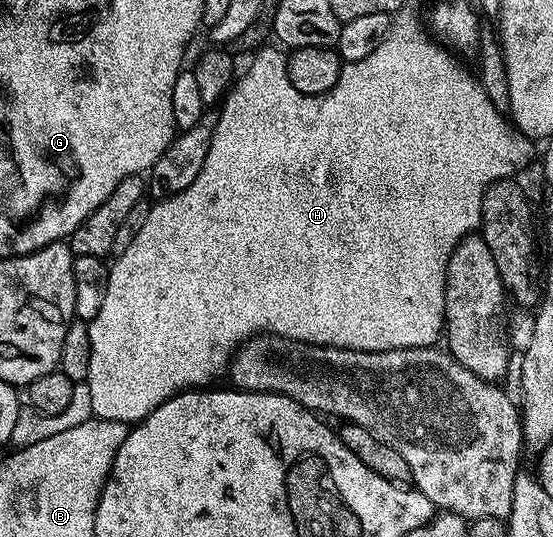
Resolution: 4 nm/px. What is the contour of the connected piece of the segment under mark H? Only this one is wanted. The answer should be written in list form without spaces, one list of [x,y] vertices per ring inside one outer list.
[[[396,22],[392,26],[391,34],[388,35],[387,40],[381,45],[377,45],[377,49],[373,49],[373,53],[369,53],[369,57],[361,57],[361,61],[346,64],[341,77],[337,81],[337,85],[333,90],[324,95],[306,95],[305,93],[301,93],[301,89],[297,89],[297,85],[293,85],[293,81],[289,77],[289,69],[287,68],[288,56],[286,54],[282,55],[278,51],[278,49],[280,50],[278,46],[275,46],[275,48],[271,47],[272,45],[267,45],[254,52],[253,58],[255,60],[248,65],[247,72],[244,75],[242,72],[241,78],[234,84],[233,90],[228,96],[227,101],[229,103],[221,115],[219,125],[217,123],[214,128],[209,147],[209,157],[205,157],[205,165],[201,165],[201,173],[197,173],[197,181],[193,181],[193,185],[189,185],[189,189],[185,189],[181,193],[160,198],[160,203],[152,209],[147,220],[140,227],[139,232],[128,241],[127,248],[120,253],[119,260],[116,261],[113,271],[110,270],[103,304],[93,321],[93,326],[90,328],[91,356],[85,388],[91,394],[90,414],[94,418],[135,423],[145,418],[149,413],[153,413],[153,409],[157,409],[157,405],[161,405],[166,399],[179,394],[181,391],[203,389],[208,385],[214,384],[211,382],[222,371],[224,374],[228,370],[237,348],[247,342],[251,336],[260,334],[262,331],[273,335],[284,335],[287,339],[296,339],[302,343],[312,343],[313,345],[321,345],[322,347],[340,347],[341,349],[349,349],[350,351],[388,351],[389,349],[409,349],[410,347],[433,347],[440,342],[441,336],[445,331],[445,281],[447,280],[447,266],[451,260],[451,255],[466,235],[480,230],[482,198],[485,197],[486,191],[499,179],[514,176],[516,174],[514,172],[515,167],[523,167],[530,161],[533,143],[532,140],[526,137],[516,137],[513,134],[513,127],[509,122],[508,116],[492,101],[482,82],[476,76],[474,79],[454,59],[456,56],[446,46],[440,45],[438,42],[435,42],[436,44],[430,43],[427,40],[428,32],[426,30],[424,31],[415,23]]]

